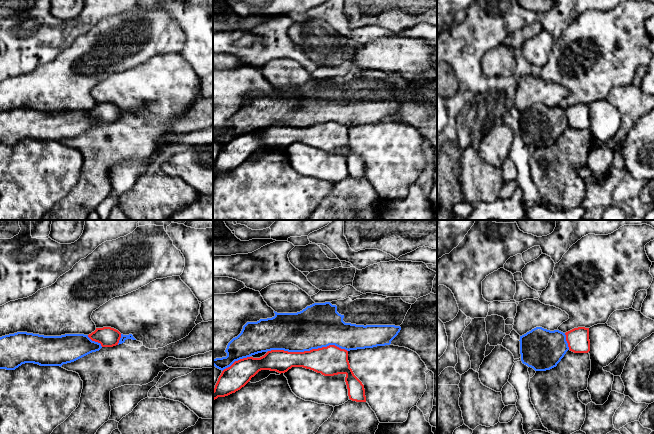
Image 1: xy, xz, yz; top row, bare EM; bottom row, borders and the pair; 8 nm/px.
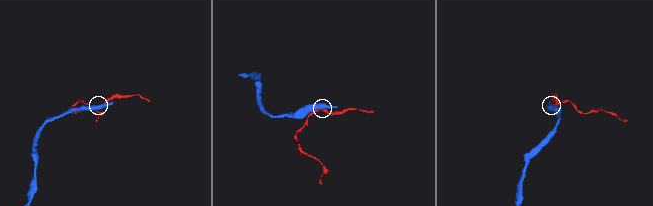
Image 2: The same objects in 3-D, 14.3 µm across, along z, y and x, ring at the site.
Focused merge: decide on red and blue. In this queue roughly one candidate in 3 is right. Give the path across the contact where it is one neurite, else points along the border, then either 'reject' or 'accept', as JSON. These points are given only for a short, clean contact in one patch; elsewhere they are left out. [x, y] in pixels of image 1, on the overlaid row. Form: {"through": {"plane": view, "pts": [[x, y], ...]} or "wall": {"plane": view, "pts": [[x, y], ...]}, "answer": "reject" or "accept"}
{"answer": "reject"}

